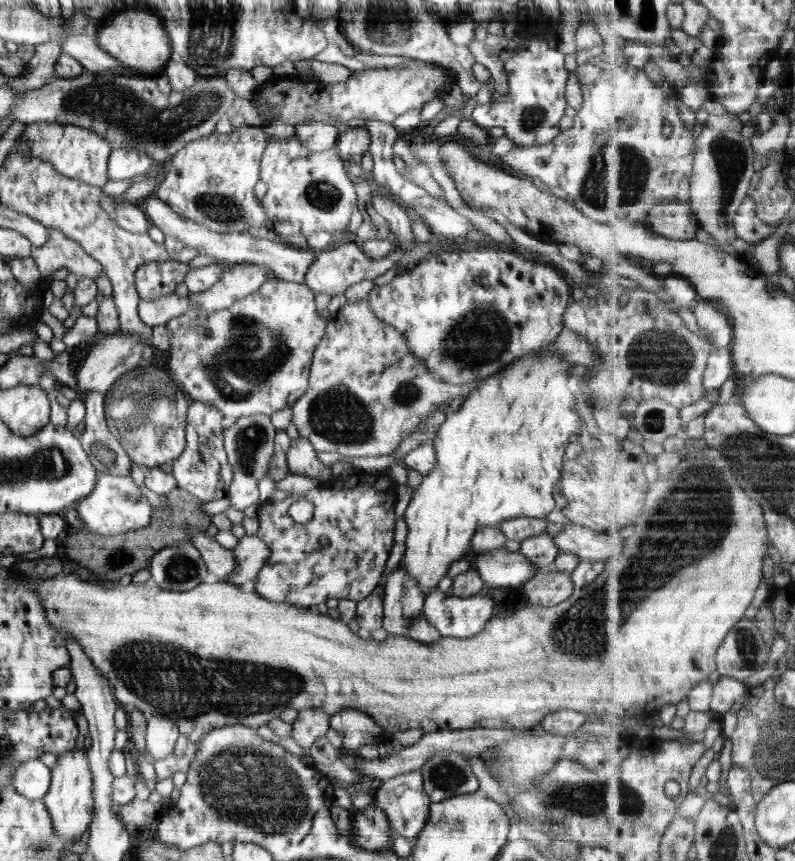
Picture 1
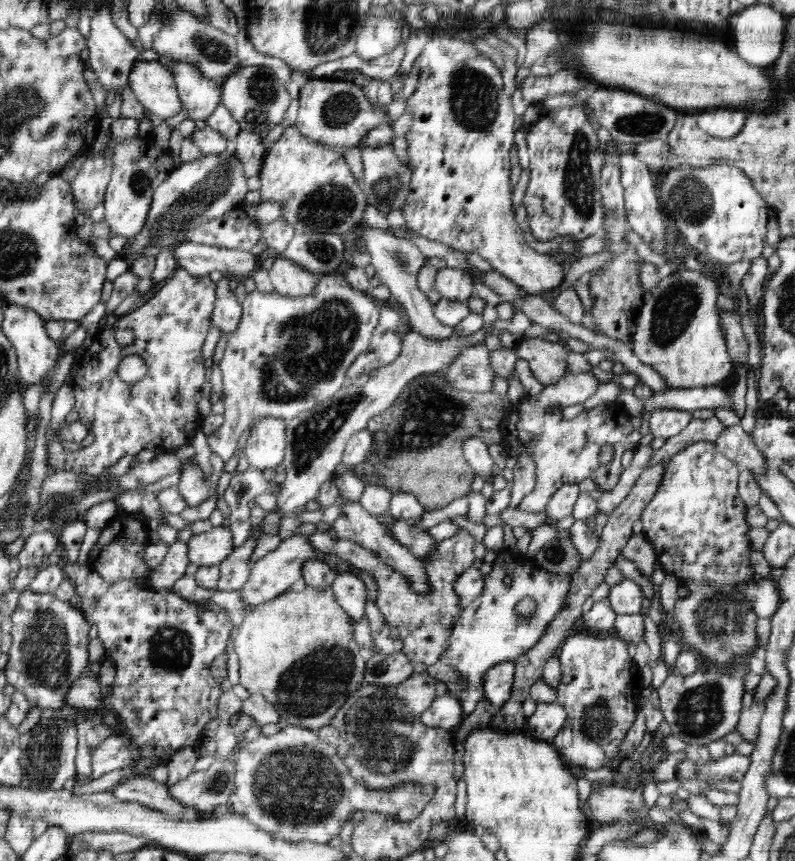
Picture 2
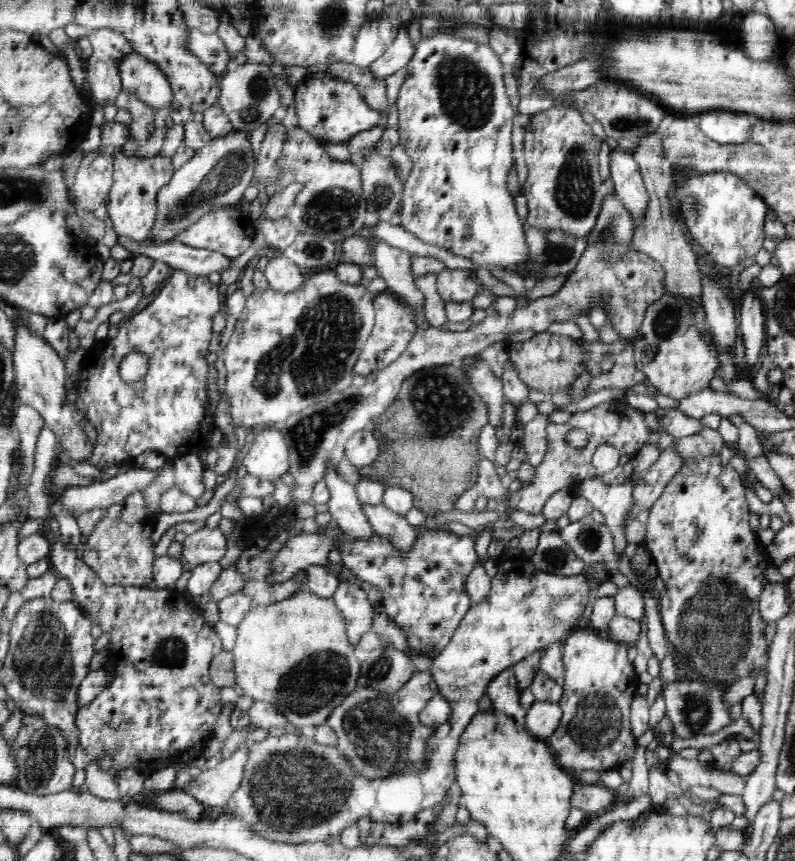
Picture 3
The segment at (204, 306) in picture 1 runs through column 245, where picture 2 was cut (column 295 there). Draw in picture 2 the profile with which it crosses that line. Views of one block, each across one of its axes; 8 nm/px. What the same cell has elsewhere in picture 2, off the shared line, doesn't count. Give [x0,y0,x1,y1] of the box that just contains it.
[267,257,319,297]

